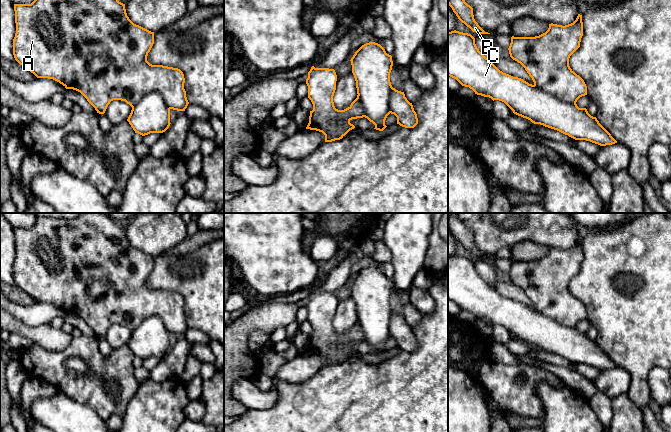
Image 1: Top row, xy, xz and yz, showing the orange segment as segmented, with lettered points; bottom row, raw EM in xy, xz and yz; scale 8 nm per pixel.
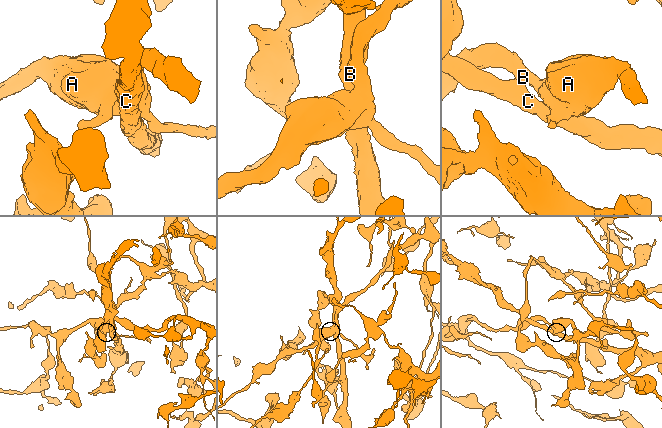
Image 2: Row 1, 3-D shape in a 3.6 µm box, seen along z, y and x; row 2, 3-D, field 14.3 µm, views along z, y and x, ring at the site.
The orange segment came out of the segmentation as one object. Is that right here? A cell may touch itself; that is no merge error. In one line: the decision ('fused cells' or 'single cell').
fused cells

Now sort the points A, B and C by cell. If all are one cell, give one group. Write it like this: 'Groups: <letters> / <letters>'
Groups: A B / C

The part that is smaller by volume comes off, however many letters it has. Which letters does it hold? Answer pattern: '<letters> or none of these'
C

